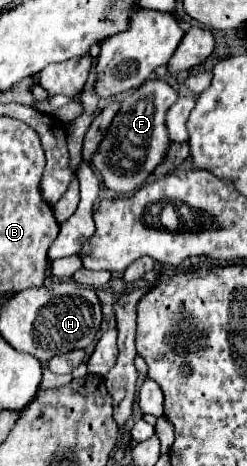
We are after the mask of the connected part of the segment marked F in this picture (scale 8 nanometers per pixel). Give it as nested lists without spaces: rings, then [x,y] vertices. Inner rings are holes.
[[[159,79],[143,83],[131,95],[121,101],[117,115],[113,117],[97,153],[93,153],[93,167],[99,171],[103,185],[119,195],[127,195],[139,189],[155,171],[155,167],[165,159],[171,145],[165,113],[177,101],[177,93]]]

